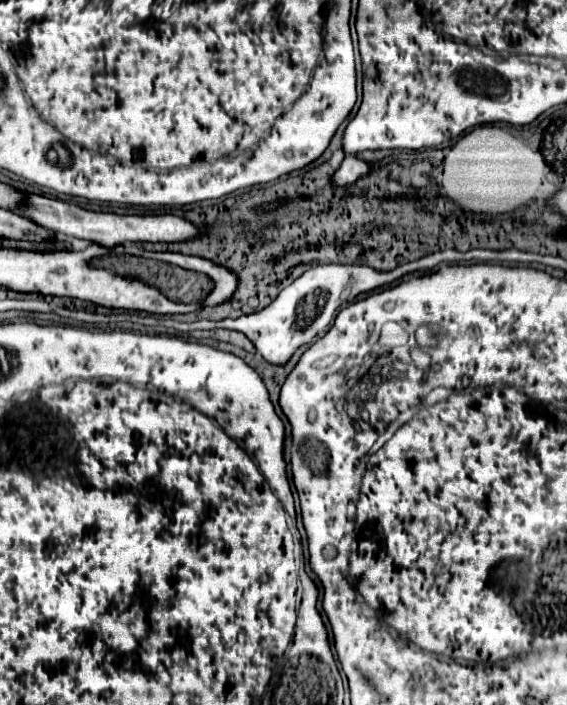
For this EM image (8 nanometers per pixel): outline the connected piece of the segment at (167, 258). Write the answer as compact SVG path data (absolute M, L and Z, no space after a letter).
M135 245L121 247L121 253L123 255L125 253L127 255L145 255L147 259L165 261L165 263L171 263L171 265L179 265L183 269L191 269L191 271L199 271L199 273L209 275L213 279L213 283L215 283L213 293L207 297L209 299L209 307L215 307L215 305L231 301L235 291L237 291L237 287L239 287L239 279L231 269L227 269L223 265L217 265L217 263L213 263L209 259L181 255L181 253L149 253L149 251L139 251Z

